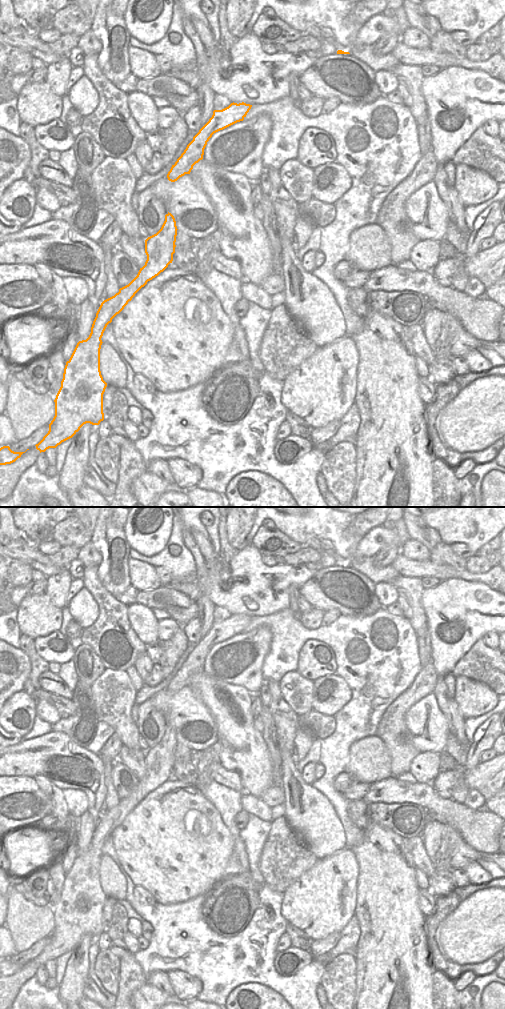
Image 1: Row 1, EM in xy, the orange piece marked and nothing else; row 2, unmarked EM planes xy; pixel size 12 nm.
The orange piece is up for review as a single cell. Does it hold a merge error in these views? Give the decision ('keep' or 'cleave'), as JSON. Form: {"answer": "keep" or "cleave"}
{"answer": "keep"}

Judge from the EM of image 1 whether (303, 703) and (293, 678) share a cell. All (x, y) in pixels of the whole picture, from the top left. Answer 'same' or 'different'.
same

